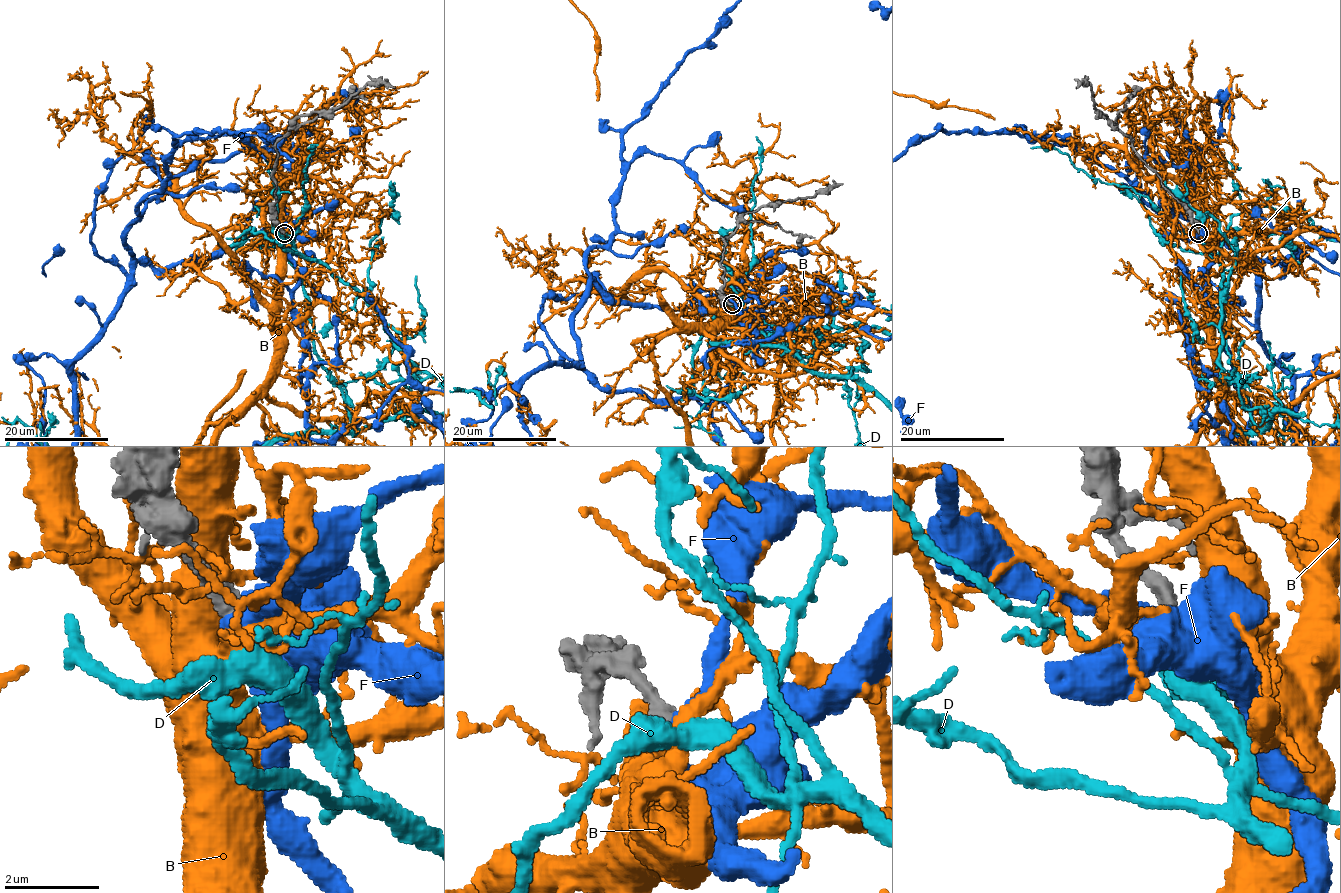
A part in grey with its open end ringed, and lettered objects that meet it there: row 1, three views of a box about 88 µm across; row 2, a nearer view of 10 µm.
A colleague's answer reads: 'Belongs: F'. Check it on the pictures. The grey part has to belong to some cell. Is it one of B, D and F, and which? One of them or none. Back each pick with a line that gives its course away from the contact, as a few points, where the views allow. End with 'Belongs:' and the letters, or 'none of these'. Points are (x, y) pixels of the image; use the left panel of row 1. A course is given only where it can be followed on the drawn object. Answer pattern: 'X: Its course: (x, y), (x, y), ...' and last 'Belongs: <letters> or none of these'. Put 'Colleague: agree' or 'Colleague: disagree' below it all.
Belongs: D
Colleague: disagree

